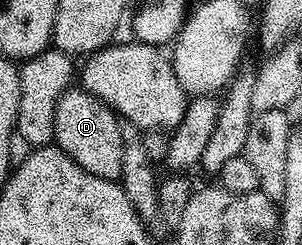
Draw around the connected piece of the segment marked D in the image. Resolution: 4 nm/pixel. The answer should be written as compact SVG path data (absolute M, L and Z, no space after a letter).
M72 86L61 94L54 110L54 144L90 174L119 181L122 174L122 134L115 112L83 87Z

